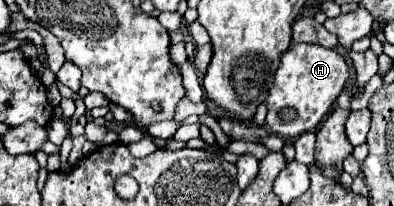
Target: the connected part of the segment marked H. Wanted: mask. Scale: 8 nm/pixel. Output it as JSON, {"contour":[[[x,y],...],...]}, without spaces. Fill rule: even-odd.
{"contour":[[[291,45],[287,53],[283,53],[279,69],[275,73],[273,85],[269,89],[267,97],[267,129],[283,139],[293,139],[305,131],[313,131],[333,109],[341,89],[345,87],[349,79],[349,65],[343,55],[339,55],[335,49],[327,49],[321,45]],[[283,107],[293,107],[299,117],[291,123],[283,123],[277,113]]]}

